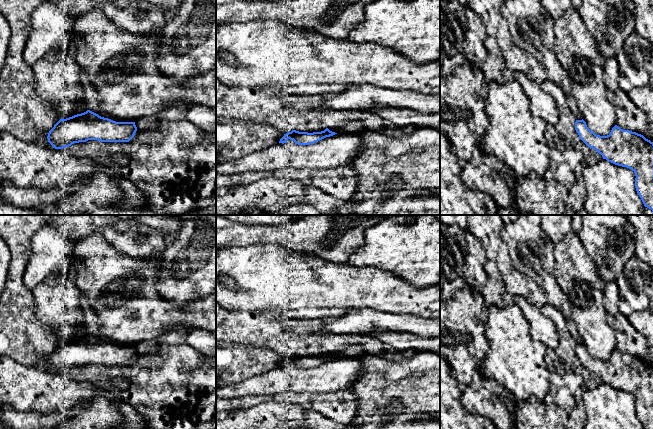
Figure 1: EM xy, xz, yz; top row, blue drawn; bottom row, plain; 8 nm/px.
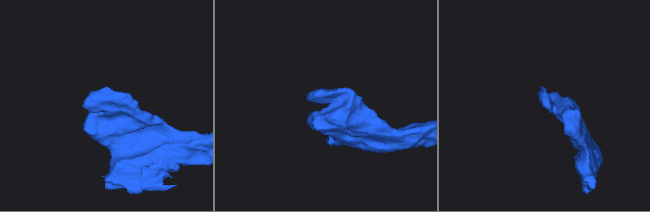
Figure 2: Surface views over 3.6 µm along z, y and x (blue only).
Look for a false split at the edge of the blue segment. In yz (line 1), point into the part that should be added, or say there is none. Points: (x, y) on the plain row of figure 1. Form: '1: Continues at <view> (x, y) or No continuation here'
1: No continuation here

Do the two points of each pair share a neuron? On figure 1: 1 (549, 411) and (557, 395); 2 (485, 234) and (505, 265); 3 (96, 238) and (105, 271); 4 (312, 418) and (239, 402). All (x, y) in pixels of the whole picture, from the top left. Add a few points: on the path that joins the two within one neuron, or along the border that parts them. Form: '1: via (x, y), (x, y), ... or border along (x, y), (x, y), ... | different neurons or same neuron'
1: border along (543, 400), (547, 403), (559, 405), (568, 414) | different neurons
2: via (492, 242), (501, 257) | same neuron
3: via (96, 246), (97, 263) | same neuron
4: border along (306, 409), (320, 412), (328, 418) | different neurons

